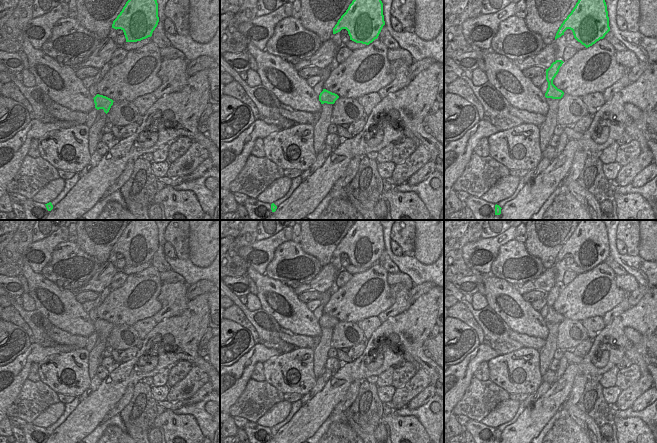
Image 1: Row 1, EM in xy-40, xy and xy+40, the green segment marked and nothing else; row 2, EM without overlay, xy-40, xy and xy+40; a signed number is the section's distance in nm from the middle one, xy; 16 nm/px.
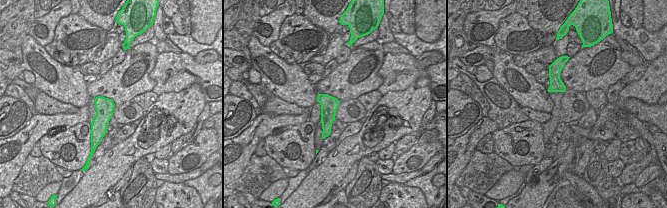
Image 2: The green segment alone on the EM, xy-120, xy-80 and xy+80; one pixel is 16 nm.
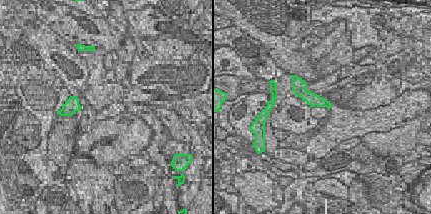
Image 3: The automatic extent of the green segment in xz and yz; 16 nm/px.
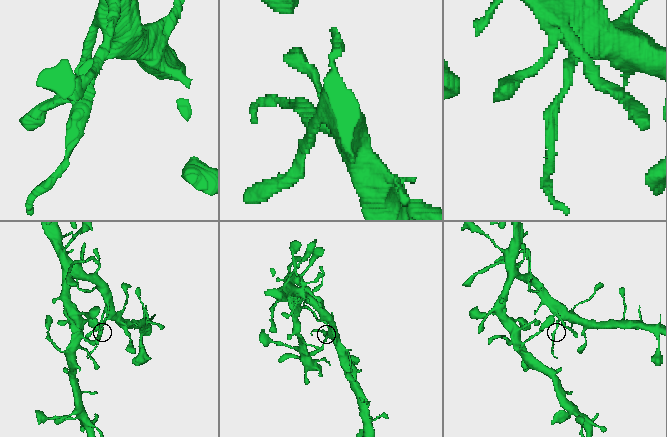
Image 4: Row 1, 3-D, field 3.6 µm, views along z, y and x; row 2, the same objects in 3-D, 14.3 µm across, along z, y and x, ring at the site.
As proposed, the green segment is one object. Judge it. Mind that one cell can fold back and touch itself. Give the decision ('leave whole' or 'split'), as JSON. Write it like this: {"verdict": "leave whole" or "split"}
{"verdict": "split"}

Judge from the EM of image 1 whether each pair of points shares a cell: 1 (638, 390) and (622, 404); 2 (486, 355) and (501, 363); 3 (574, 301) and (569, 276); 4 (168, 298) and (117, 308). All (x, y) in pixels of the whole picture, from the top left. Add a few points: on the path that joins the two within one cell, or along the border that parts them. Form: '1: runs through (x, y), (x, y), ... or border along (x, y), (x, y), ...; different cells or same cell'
1: runs through (634, 392), (626, 400); same cell
2: border along (499, 355), (487, 361); different cells
3: border along (578, 274), (564, 286); different cells
4: border along (162, 283), (158, 296), (161, 308), (152, 317); different cells

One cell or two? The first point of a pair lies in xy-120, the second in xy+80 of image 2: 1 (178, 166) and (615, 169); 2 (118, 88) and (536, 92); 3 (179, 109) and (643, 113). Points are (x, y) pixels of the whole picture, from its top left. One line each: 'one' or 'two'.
1: two
2: two
3: two

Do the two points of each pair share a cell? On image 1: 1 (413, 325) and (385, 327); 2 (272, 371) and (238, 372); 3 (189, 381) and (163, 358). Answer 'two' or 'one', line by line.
1: one
2: two
3: two

